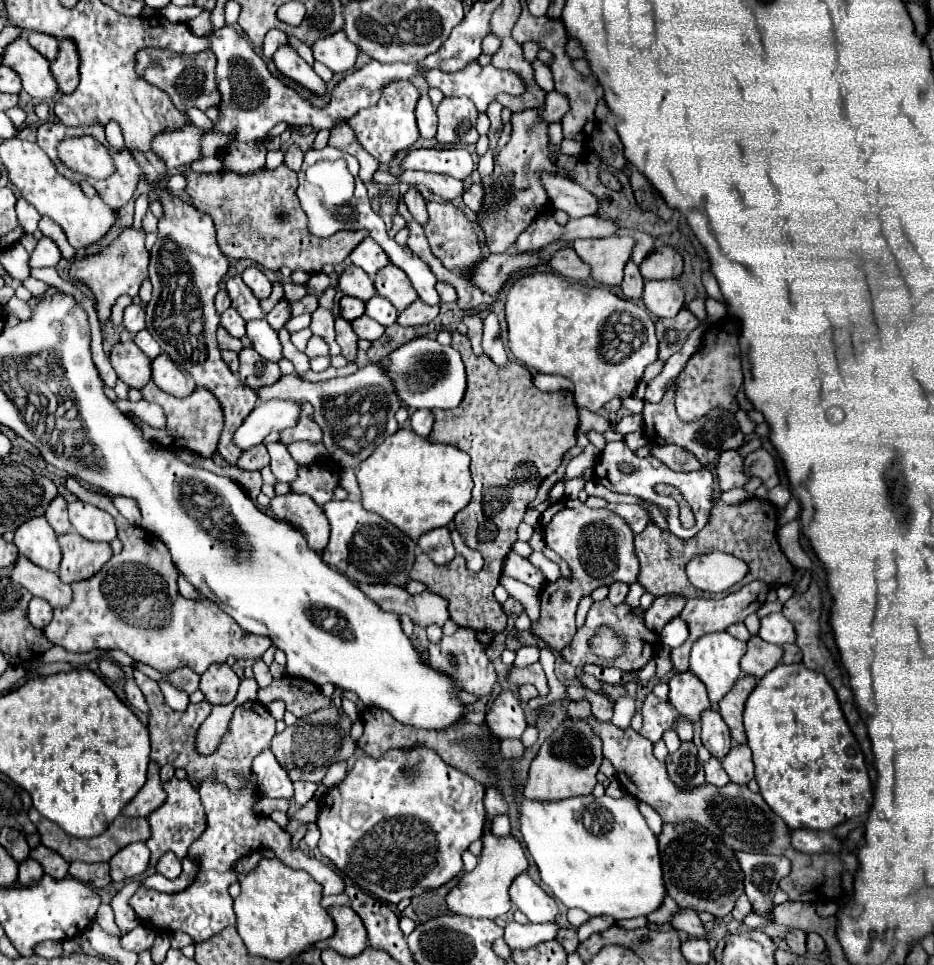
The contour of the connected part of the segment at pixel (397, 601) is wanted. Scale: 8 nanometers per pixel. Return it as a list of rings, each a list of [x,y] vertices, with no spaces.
[[[358,583],[360,591],[372,599],[382,611],[390,611],[396,615],[408,615],[412,623],[430,627],[430,625],[444,625],[448,615],[448,601],[436,593],[424,591],[420,595],[410,595],[406,589],[392,585],[392,583]]]

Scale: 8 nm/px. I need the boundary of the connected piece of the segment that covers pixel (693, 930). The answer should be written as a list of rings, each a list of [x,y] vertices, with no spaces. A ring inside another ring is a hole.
[[[682,909],[674,919],[672,919],[672,925],[684,933],[688,933],[690,937],[706,937],[708,931],[704,927],[704,923],[700,921],[698,913],[692,911],[692,909]]]

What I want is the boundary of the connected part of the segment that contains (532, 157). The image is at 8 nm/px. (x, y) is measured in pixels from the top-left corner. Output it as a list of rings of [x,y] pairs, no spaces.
[[[522,111],[511,116],[512,135],[510,141],[494,161],[494,171],[488,177],[482,177],[482,209],[476,213],[478,223],[486,235],[486,245],[490,253],[506,253],[518,235],[528,229],[534,217],[546,207],[548,195],[540,185],[536,175],[538,169],[546,169],[556,173],[558,167],[550,161],[548,151],[548,135],[546,123],[540,119],[540,111]]]

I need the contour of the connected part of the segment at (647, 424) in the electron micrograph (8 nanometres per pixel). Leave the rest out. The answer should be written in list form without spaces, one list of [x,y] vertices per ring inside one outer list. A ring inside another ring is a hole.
[[[668,389],[660,403],[656,403],[656,405],[646,403],[644,405],[644,411],[642,411],[644,433],[646,433],[646,439],[650,443],[656,443],[656,445],[678,445],[678,447],[690,451],[702,465],[714,461],[722,451],[738,449],[742,445],[744,435],[738,429],[734,413],[730,413],[730,411],[712,411],[704,419],[700,419],[696,423],[684,423],[684,421],[678,419],[678,415],[674,411],[674,397],[676,397],[676,391]],[[708,421],[712,421],[712,429],[708,429]]]

